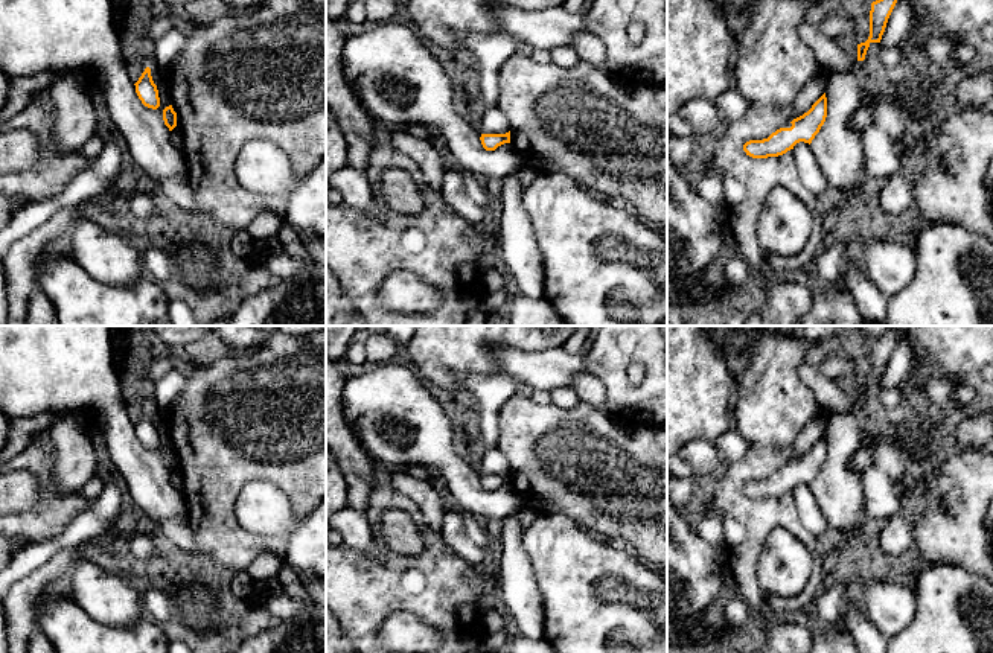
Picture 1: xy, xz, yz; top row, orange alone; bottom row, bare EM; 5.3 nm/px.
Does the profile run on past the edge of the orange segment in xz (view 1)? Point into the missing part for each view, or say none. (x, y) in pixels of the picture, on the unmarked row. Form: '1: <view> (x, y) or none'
1: none

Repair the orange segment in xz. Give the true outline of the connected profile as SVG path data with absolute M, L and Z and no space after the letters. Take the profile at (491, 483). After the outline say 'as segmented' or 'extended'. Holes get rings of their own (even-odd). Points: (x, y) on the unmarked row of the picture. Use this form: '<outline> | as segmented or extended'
M510 472L506 475L481 475L481 486L486 492L495 492L504 484L510 484Z | as segmented

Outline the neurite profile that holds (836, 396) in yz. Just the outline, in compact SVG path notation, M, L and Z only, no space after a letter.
M810 359L801 364L798 374L812 388L819 408L829 414L857 411L862 406L862 402L857 400L857 384L853 376L829 379L818 371Z

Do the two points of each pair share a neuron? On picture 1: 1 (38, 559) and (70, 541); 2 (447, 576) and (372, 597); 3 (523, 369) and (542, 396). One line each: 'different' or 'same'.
1: same
2: same
3: different

